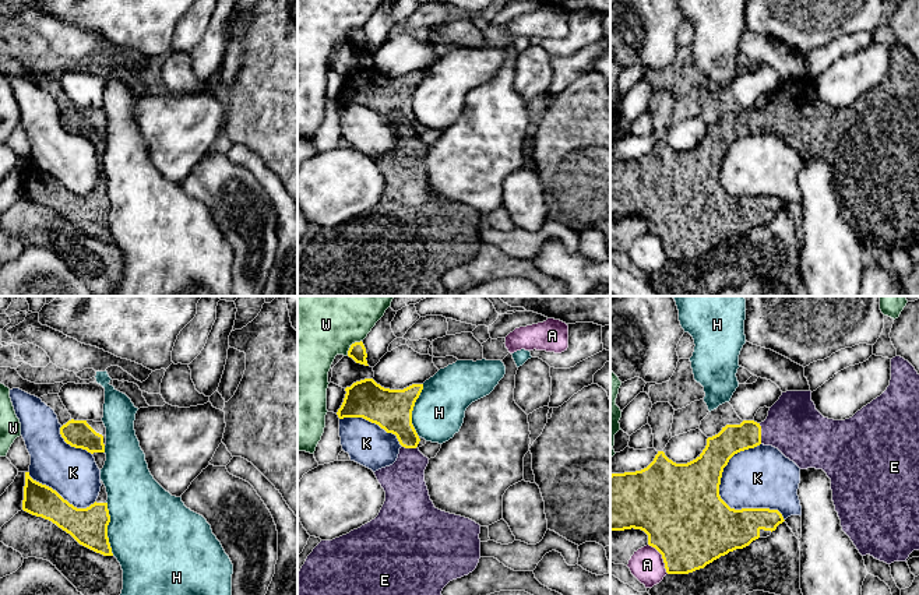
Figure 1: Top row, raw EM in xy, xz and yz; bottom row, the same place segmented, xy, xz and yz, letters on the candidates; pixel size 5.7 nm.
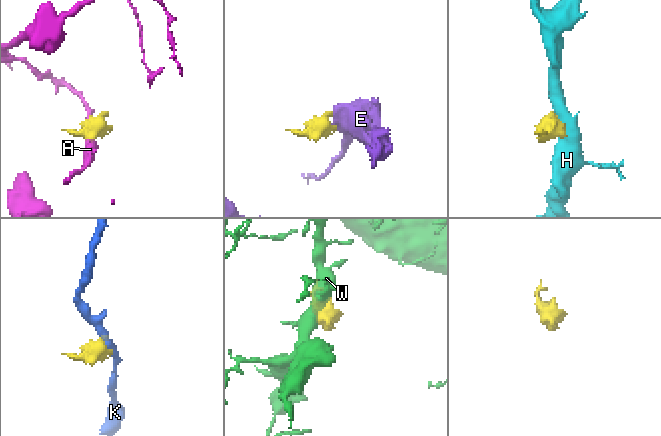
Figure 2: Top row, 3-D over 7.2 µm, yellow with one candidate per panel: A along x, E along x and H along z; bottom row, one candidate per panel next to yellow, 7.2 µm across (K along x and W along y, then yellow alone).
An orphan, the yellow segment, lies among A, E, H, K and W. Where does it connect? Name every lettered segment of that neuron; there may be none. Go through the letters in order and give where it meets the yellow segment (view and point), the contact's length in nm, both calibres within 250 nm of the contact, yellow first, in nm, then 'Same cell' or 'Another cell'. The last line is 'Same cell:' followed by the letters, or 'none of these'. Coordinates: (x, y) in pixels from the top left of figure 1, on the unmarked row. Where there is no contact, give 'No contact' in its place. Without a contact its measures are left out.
A: Touches yellow at yz (662, 245). Shared border 200 nm. Thickness 480 nm (yellow) against 190 nm. Another cell
E: Touches yellow at yz (760, 120). Shared border 120 nm. Thickness 170 nm (yellow) against 320 nm. Same cell
H: Touches yellow at xy (106, 215). Shared border 320 nm. Thickness 220 nm (yellow) against 480 nm. Another cell
K: Touches yellow at yz (732, 196). Shared border 480 nm. Thickness 460 nm (yellow) against 360 nm. Another cell
W: Touches yellow at xz (351, 32). Shared border 130 nm. Thickness 100 nm (yellow) against 360 nm. Another cell
Same cell: E

